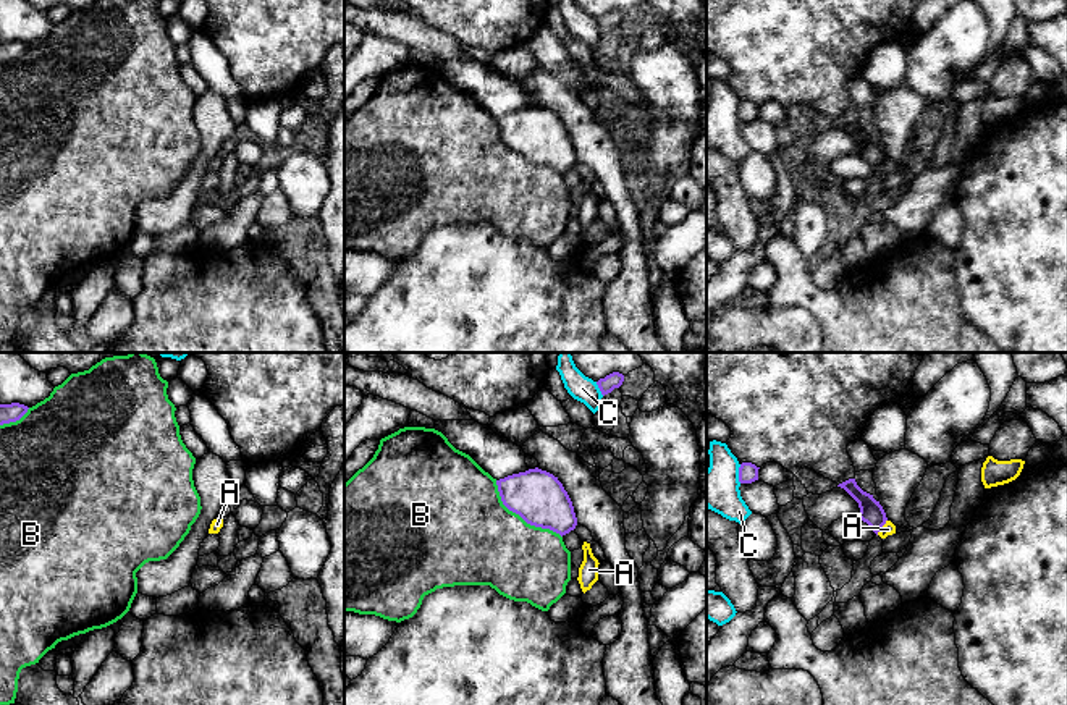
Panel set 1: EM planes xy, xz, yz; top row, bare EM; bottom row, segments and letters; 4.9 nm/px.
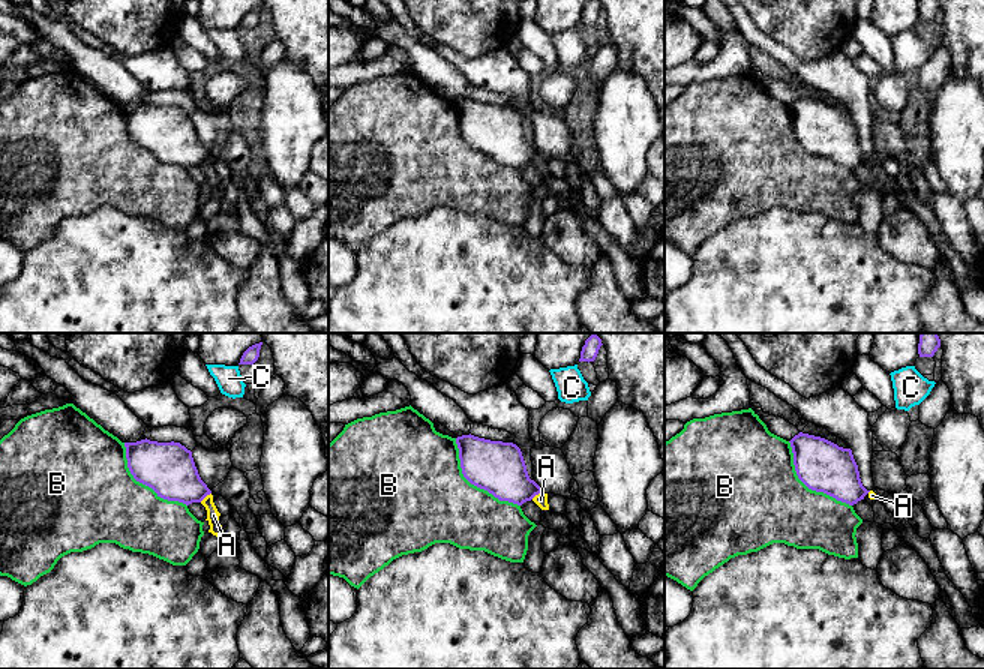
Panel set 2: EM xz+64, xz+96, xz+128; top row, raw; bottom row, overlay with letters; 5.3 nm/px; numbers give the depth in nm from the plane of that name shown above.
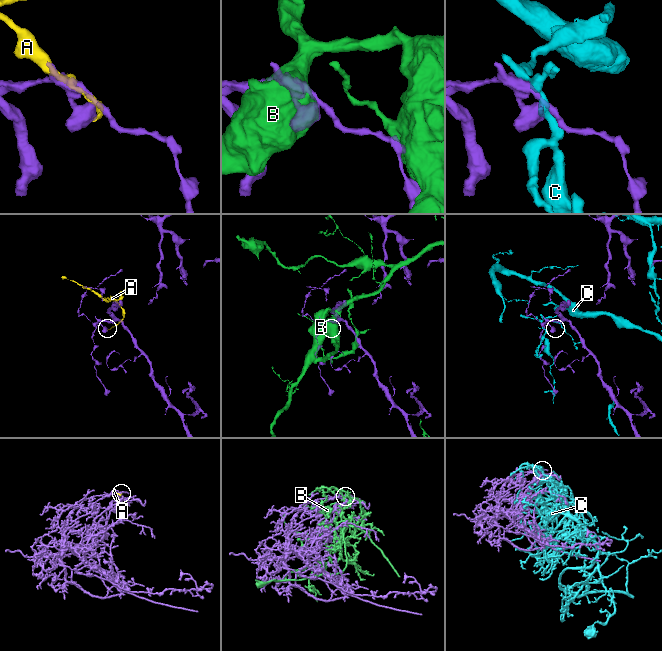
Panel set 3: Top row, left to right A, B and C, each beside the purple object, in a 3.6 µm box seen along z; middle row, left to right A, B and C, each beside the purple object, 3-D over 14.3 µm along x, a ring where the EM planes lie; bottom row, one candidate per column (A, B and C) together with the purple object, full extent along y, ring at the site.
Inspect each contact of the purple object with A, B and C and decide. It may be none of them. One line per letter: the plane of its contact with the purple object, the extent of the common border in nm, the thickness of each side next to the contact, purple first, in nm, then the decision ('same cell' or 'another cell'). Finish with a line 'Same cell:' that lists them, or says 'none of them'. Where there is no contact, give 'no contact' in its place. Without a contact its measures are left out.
A: meets purple in yz; contact 90 nm long; 120 nm thick on the purple side, 60 nm on the other; another cell
B: meets purple in xz; contact 440 nm long; 260 nm thick on the purple side, 440 nm on the other; another cell
C: meets purple in yz; contact 100 nm long; 100 nm thick on the purple side, 200 nm on the other; another cell
Same cell: none of them

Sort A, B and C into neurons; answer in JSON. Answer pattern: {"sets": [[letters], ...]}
{"sets": [["A"], ["B"], ["C"]]}

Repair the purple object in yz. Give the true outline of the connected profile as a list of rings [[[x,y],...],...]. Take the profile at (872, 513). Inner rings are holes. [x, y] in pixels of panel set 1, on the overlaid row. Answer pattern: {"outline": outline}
{"outline": [[[849,479],[839,483],[837,487],[844,488],[858,503],[860,513],[857,517],[867,522],[873,529],[873,532],[878,535],[879,529],[888,521],[886,513],[883,506],[879,504],[879,501],[876,501],[873,495],[863,492],[857,485],[855,479]]]}

